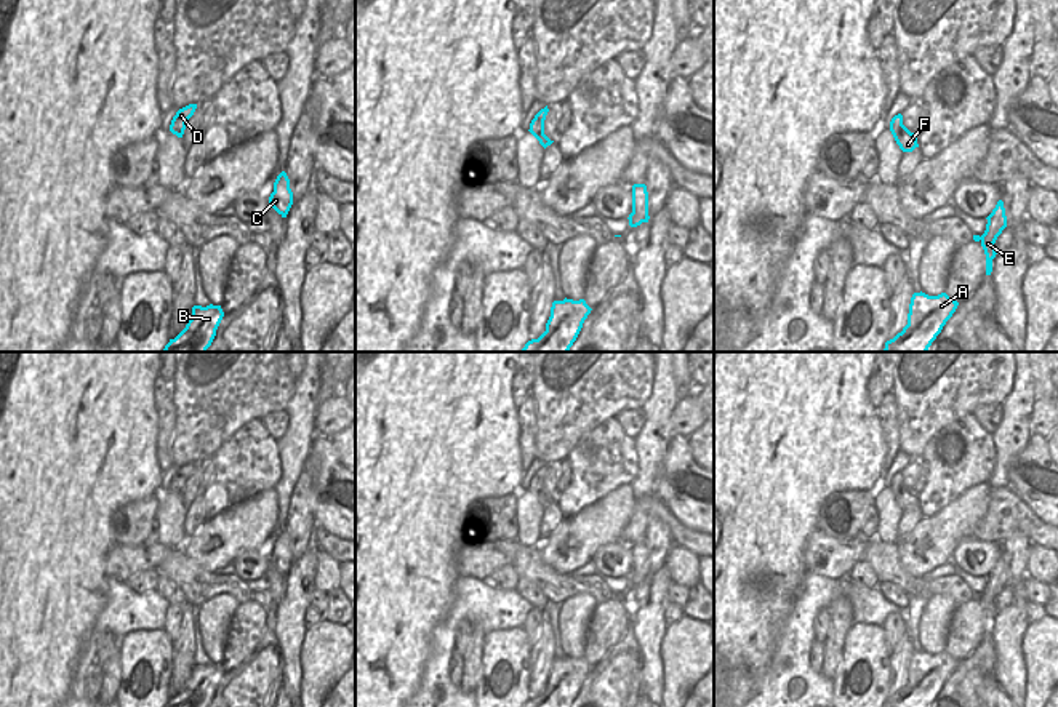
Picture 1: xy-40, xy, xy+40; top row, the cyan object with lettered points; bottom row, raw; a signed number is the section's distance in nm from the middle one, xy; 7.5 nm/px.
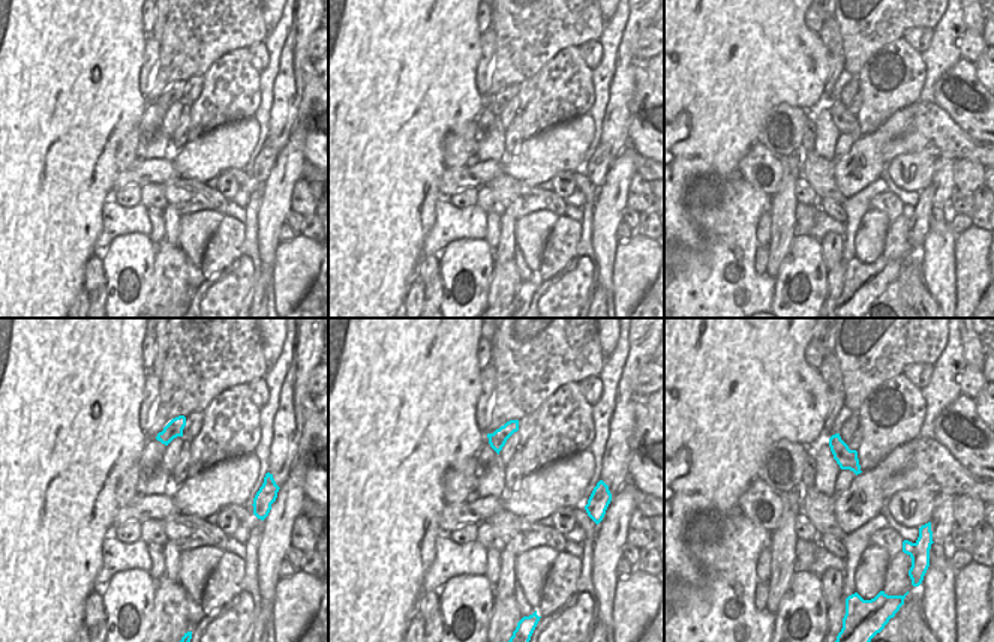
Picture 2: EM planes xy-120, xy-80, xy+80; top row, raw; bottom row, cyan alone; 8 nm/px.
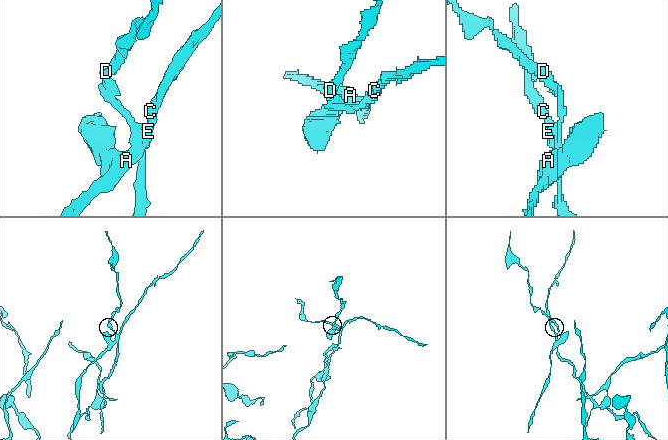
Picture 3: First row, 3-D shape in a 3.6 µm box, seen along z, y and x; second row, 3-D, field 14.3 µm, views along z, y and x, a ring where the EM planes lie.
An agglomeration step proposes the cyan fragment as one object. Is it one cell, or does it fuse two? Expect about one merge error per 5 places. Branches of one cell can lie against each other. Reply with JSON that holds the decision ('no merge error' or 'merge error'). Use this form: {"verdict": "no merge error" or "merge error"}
{"verdict": "merge error"}

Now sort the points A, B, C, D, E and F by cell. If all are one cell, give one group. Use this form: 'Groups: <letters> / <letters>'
Groups: A B C / D E F.

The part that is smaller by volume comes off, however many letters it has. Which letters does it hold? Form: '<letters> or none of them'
A, B, C

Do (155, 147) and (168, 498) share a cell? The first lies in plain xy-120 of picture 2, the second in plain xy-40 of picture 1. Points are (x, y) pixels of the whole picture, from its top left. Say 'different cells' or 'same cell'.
same cell

